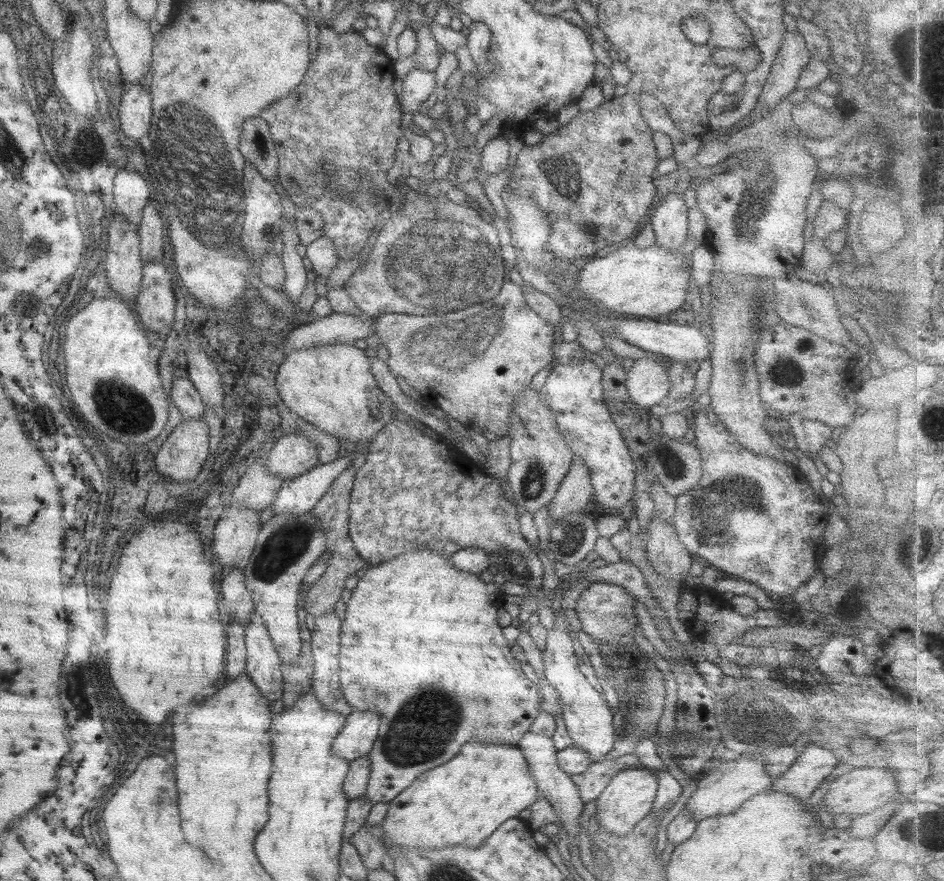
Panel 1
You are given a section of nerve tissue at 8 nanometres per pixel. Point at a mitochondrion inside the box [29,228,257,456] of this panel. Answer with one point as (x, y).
(121, 406)

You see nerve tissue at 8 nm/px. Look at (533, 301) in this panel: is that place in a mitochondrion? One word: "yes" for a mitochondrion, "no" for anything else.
no

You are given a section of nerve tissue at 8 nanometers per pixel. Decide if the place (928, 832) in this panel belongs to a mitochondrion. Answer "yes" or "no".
yes

